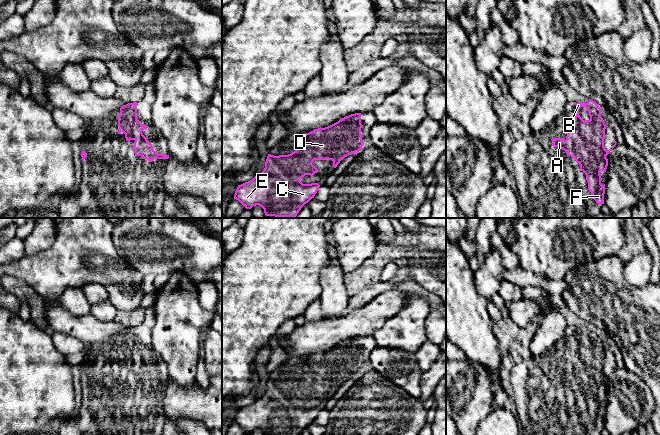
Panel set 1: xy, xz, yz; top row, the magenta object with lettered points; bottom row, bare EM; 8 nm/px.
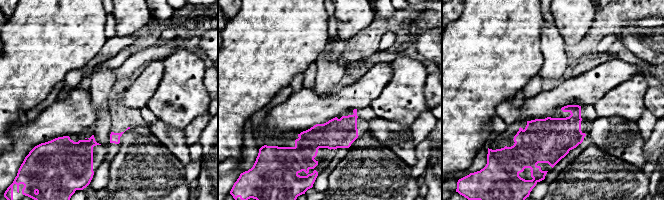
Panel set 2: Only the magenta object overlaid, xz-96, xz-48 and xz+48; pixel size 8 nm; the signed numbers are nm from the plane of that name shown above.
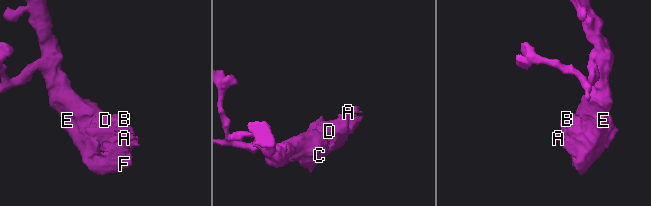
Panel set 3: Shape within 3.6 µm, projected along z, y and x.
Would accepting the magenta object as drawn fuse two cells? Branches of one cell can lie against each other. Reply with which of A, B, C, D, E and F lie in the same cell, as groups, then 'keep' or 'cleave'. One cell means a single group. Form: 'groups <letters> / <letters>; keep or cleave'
groups A B C D E F; keep

